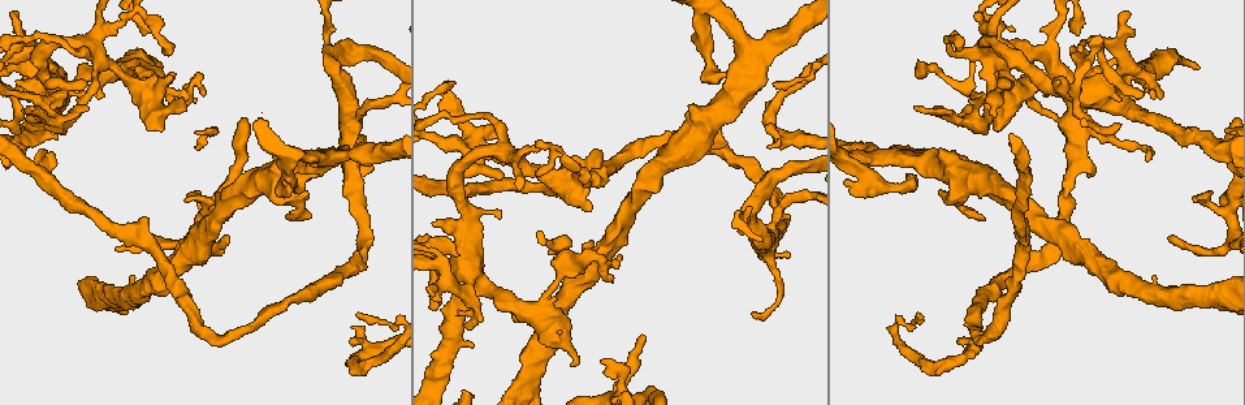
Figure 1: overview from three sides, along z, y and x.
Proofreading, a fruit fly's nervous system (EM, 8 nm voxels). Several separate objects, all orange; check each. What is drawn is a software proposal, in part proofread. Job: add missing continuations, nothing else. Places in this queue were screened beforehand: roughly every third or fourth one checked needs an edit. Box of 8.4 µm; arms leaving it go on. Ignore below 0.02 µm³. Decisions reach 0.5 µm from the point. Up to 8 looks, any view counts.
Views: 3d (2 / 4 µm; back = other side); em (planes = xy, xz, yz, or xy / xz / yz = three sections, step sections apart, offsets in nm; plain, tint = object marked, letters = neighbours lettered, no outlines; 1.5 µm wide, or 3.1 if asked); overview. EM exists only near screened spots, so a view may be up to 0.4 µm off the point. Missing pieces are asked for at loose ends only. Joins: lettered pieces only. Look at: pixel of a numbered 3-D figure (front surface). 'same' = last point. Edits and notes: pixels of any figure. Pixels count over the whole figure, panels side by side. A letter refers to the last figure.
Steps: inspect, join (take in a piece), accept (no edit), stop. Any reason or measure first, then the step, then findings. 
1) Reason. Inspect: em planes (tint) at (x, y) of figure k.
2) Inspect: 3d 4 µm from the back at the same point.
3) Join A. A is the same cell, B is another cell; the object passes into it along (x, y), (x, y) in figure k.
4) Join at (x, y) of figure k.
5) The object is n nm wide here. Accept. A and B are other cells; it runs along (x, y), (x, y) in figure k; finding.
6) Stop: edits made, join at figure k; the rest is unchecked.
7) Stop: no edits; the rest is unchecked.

Branch stops here. Inspect: 3d 2 µm at (1146, 156) of figure 1.

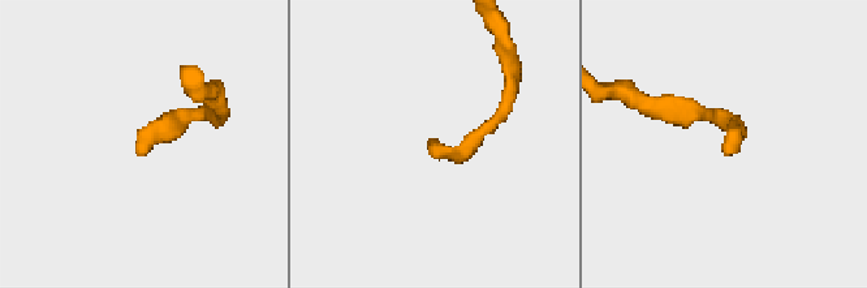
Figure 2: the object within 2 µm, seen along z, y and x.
Inspect: em planes (tint) at (136, 146) of figure 2.

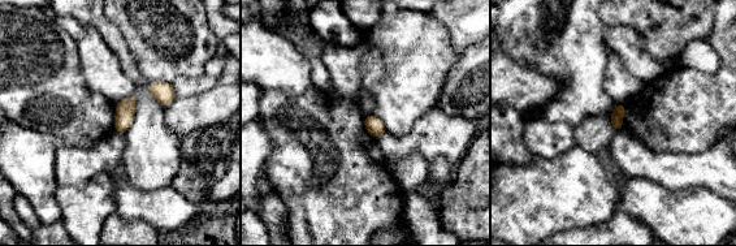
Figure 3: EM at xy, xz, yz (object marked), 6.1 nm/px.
Inspect: em planes (letters) at the same point.

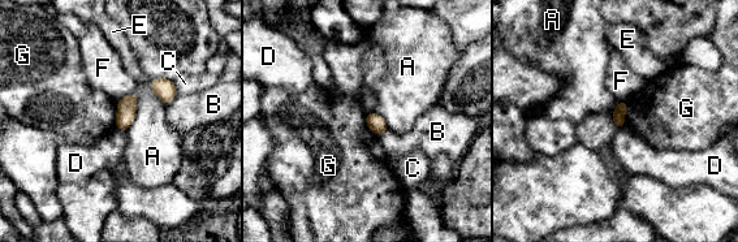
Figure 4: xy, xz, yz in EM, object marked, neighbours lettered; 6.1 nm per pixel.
The longest contact is with A, 260 nm. Accept. A, B, C, D, E, F and G are other cells; a border runs along (117, 102), (115, 128) in figure 4; none of them fits.

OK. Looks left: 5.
Thick end. Inspect: em planes (letters) at (692, 105) of figure 1.

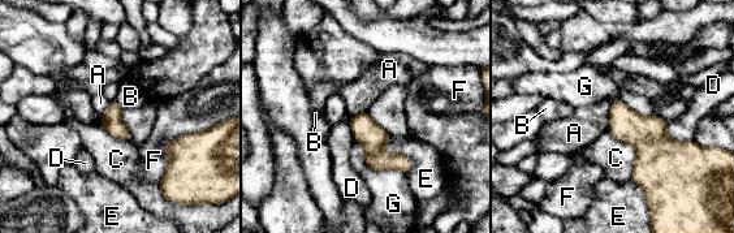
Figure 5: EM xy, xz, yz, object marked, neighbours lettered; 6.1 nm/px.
Accept. A, B, C, D, E, F and G are other cells; it runs along (353, 123), (388, 160), (405, 168) in figure 5; none of them fits.

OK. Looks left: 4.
An open end. Inspect: em planes (letters) at (471, 328) of figure 1.

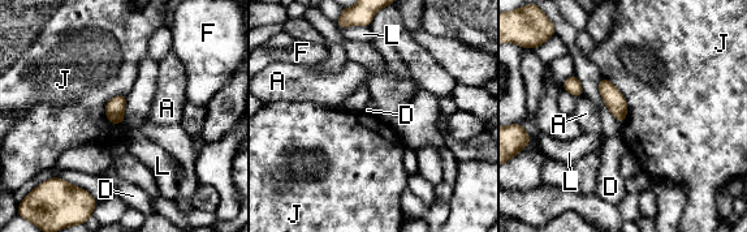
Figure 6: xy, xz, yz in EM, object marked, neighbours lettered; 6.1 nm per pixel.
Accept. A, D, F, J and L are other cells; a border runs along (126, 94), (107, 102), (108, 123) in figure 6; none of them fits.

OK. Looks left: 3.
Stop: no edits; the rest is unchecked.

